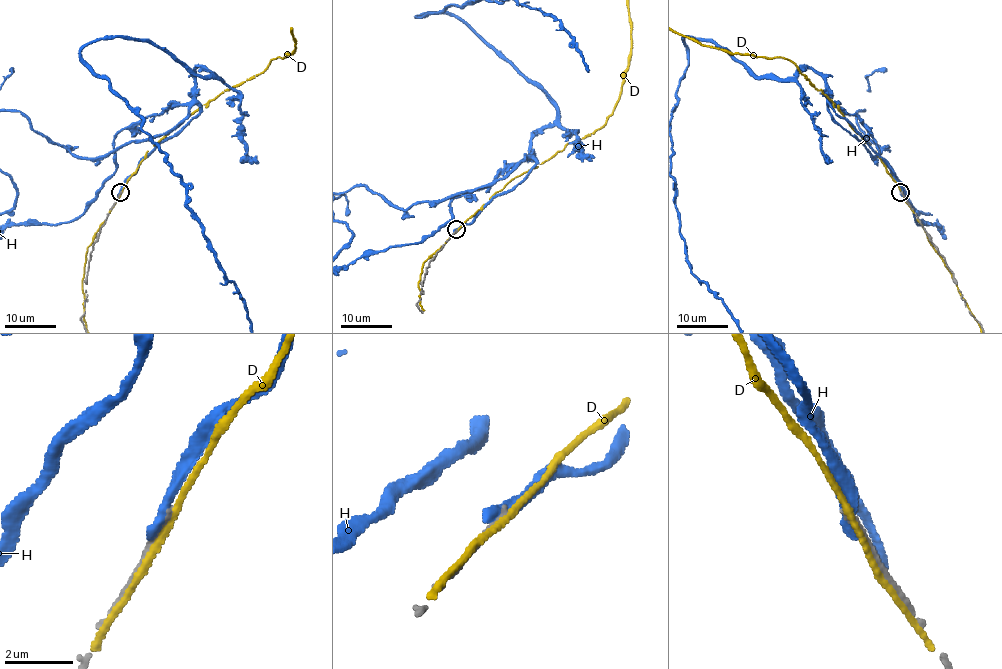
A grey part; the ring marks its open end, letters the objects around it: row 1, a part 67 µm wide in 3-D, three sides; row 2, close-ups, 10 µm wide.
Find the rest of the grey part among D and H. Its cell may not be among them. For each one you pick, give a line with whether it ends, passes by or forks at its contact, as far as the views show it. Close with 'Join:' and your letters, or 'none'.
Join: none

